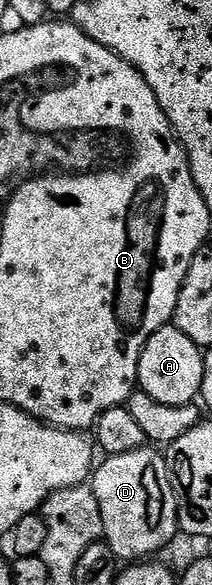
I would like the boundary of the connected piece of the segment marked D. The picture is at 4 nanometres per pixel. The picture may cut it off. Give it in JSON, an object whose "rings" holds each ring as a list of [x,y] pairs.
{"rings":[[[147,445],[132,453],[105,456],[92,472],[92,488],[103,518],[104,542],[119,561],[149,560],[179,534],[178,498],[161,450]]]}

